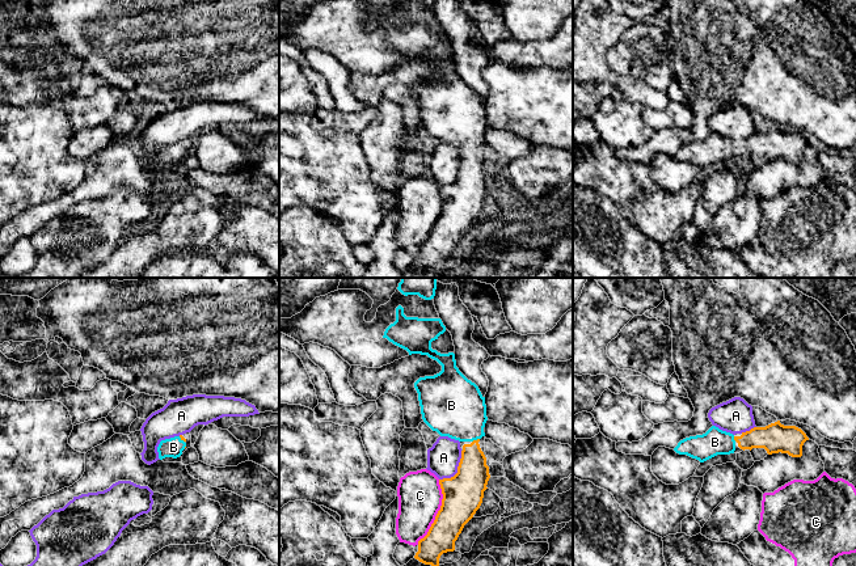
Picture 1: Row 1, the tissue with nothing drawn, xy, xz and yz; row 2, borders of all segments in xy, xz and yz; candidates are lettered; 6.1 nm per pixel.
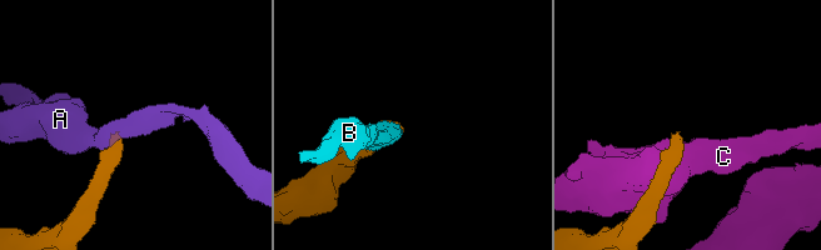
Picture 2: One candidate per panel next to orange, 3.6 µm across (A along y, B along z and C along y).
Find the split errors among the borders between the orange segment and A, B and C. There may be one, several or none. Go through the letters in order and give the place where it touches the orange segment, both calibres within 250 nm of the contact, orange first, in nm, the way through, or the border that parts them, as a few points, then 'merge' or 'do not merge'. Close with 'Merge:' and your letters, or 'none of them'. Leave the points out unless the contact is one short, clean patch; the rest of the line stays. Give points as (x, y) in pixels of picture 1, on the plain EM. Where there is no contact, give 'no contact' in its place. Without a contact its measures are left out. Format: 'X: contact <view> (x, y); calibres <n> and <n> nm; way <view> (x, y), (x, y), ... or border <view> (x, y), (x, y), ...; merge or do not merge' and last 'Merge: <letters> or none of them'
A: contact xz (458, 177); calibres 240 and 200 nm; border xz (462, 157), (458, 177), (452, 182), (439, 186); do not merge
B: contact xz (475, 147); calibres 200 and 380 nm; way xz (471, 186), (475, 147), (473, 138), (454, 113); merge
C: contact xz (438, 219); calibres 240 and 280 nm; do not merge
Merge: B

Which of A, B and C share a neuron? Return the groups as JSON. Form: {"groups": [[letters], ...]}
{"groups": [["A"], ["B"], ["C"]]}

